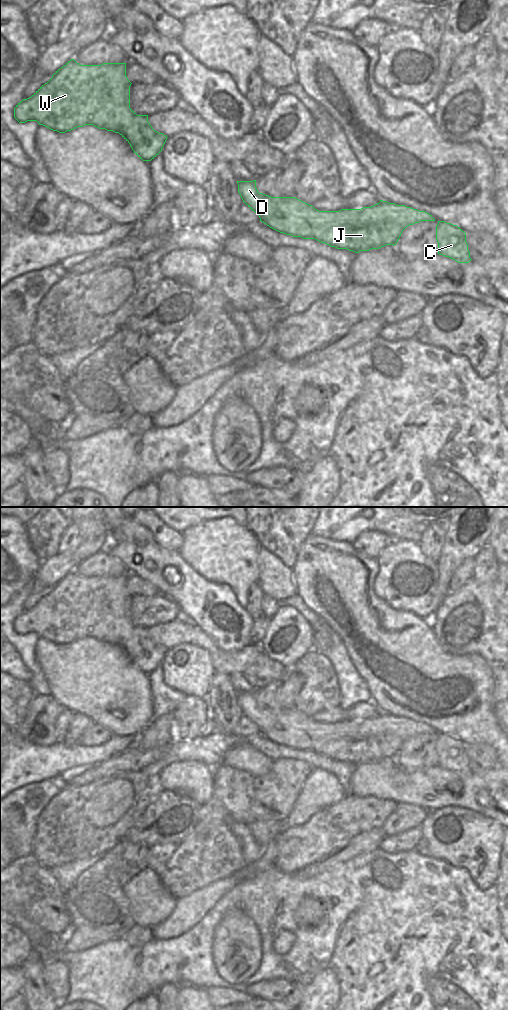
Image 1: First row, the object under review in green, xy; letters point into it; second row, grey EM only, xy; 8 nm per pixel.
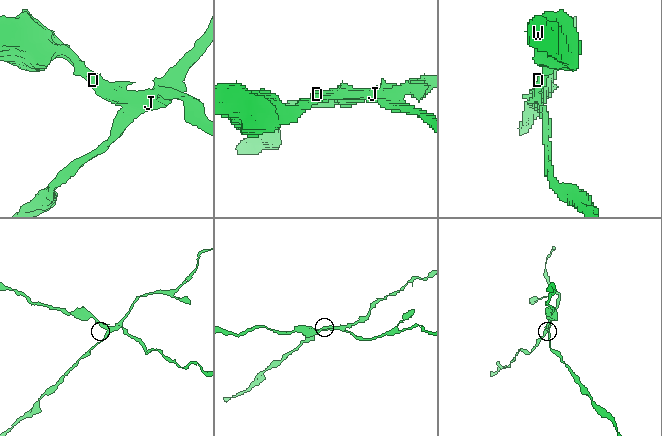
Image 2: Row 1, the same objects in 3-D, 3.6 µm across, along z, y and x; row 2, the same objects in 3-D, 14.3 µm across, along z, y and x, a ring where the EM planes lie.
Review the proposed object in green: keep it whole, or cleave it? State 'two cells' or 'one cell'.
two cells

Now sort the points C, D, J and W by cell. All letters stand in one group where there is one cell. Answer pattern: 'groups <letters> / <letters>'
groups C D W / J

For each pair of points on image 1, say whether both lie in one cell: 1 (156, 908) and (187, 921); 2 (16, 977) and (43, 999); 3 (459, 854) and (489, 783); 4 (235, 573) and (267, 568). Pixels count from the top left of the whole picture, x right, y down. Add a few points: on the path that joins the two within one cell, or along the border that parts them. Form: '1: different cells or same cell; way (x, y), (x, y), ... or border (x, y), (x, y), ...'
1: different cells; border (178, 899), (173, 911), (153, 928)
2: different cells; border (21, 967), (23, 972), (22, 992)
3: different cells; border (453, 806), (462, 806), (480, 812), (497, 821)
4: different cells; border (261, 546), (258, 552), (257, 582)

